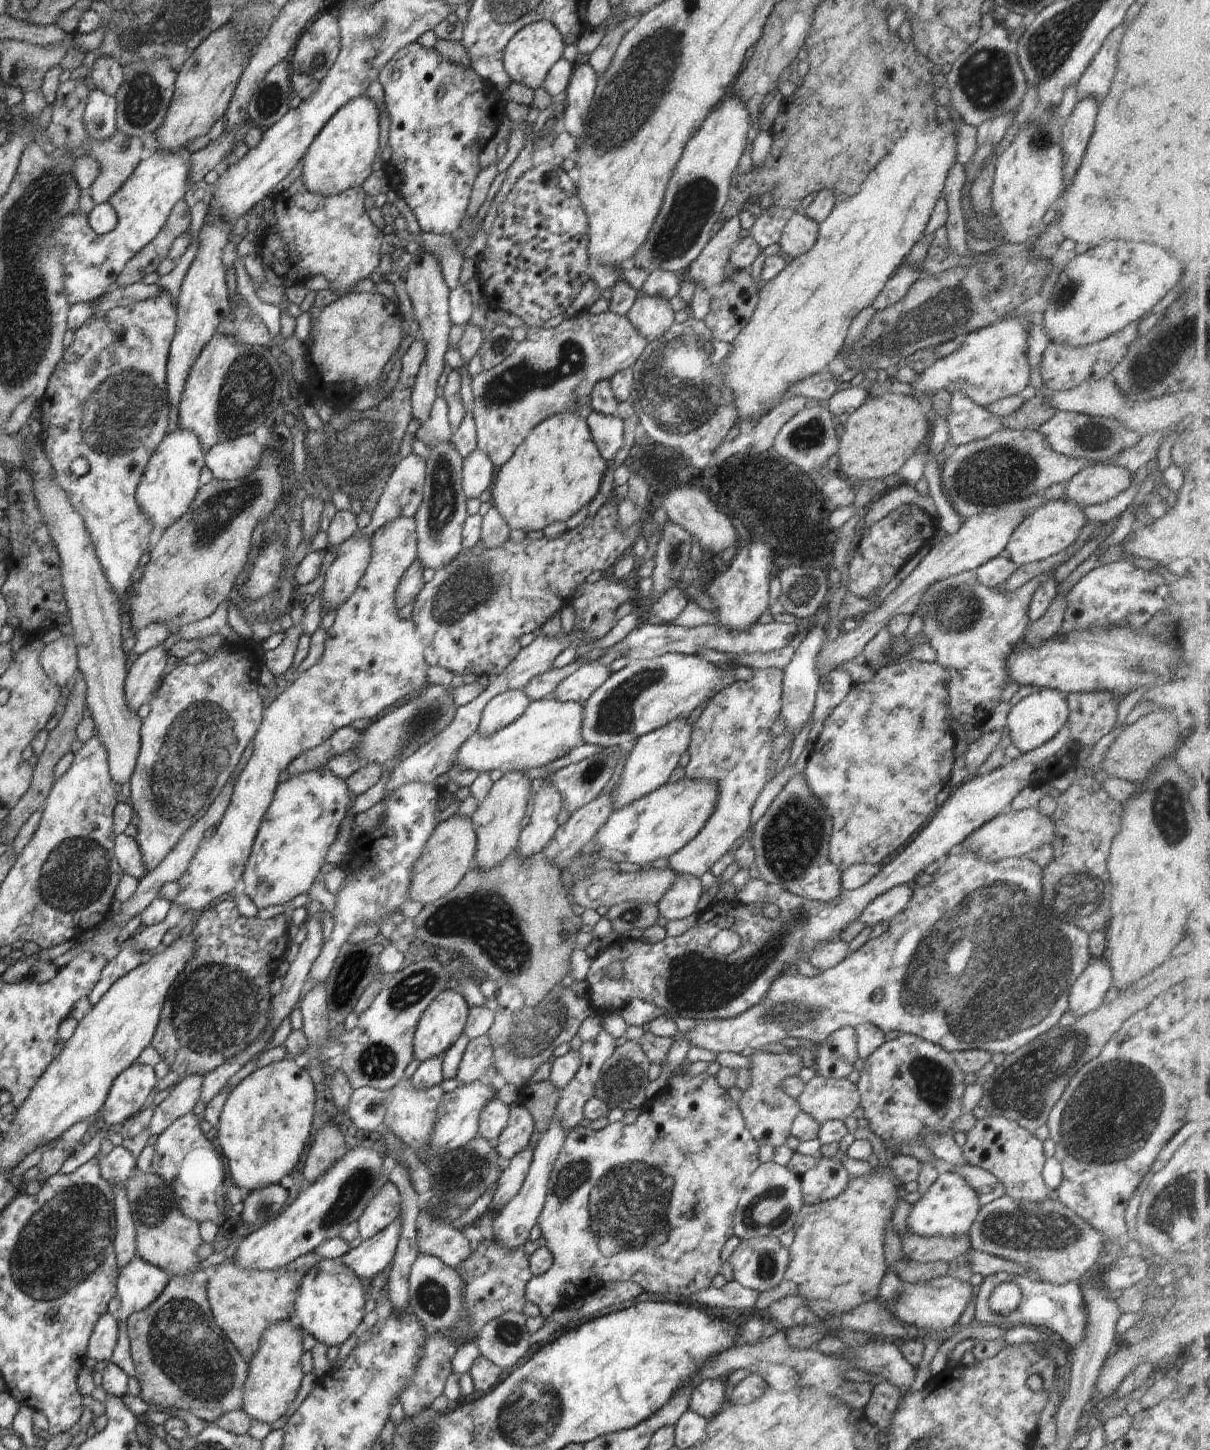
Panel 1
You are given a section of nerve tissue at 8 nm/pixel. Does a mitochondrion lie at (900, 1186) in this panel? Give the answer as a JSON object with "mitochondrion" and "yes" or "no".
{"mitochondrion":"no"}

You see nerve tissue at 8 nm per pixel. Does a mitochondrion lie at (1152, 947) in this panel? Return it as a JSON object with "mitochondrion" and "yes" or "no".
{"mitochondrion":"no"}

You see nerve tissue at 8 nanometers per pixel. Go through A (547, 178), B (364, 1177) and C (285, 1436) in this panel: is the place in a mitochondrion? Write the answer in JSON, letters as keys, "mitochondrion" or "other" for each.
{"A":"other","B":"mitochondrion","C":"other"}

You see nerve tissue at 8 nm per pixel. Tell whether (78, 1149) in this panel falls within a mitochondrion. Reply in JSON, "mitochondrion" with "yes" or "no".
{"mitochondrion":"no"}

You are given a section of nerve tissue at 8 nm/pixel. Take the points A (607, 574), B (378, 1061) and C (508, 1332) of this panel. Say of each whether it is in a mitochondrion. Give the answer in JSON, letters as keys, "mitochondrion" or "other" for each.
{"A":"other","B":"mitochondrion","C":"mitochondrion"}

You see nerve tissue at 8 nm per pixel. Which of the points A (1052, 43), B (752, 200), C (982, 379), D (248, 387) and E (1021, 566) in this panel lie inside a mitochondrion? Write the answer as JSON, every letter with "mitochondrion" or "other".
{"A":"mitochondrion","B":"other","C":"other","D":"mitochondrion","E":"other"}

